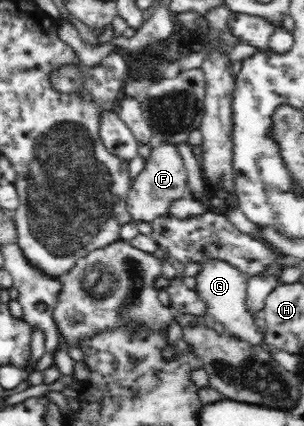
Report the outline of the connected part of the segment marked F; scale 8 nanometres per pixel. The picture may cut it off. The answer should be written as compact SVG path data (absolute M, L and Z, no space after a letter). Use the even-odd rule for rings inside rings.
M167 143L152 146L149 157L145 160L143 172L132 181L126 200L126 209L131 213L132 220L149 222L151 219L168 213L168 206L173 200L187 194L187 173L179 147Z

